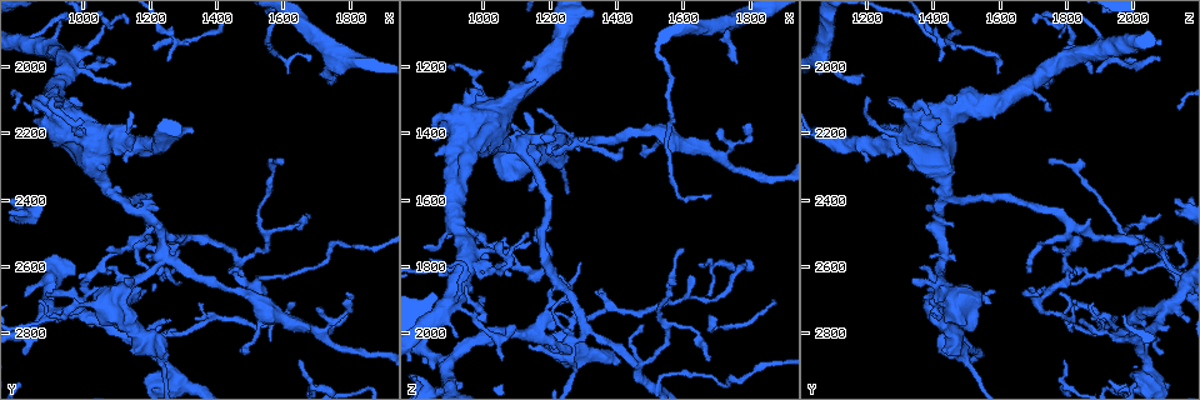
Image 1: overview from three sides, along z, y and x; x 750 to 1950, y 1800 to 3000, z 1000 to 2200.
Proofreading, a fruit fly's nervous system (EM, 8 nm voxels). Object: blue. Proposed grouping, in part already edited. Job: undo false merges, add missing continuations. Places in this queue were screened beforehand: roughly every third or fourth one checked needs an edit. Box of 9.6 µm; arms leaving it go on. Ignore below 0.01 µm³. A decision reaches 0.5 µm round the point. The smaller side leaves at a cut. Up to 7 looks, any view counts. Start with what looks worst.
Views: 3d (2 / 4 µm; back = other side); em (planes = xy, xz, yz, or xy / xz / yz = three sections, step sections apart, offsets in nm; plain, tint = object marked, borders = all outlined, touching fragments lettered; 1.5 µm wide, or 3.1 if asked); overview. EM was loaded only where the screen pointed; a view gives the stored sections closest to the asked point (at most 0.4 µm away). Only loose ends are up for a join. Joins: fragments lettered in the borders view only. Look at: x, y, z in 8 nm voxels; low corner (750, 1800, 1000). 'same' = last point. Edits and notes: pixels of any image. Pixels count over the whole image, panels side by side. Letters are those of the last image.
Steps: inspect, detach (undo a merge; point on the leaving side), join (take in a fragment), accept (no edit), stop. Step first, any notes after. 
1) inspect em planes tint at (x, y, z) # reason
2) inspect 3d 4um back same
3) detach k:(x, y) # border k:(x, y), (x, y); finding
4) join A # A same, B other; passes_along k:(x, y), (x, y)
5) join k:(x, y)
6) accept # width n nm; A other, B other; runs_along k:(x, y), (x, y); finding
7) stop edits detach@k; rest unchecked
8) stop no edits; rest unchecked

inspect 3d 4um at (1230, 2430, 1380) # free end

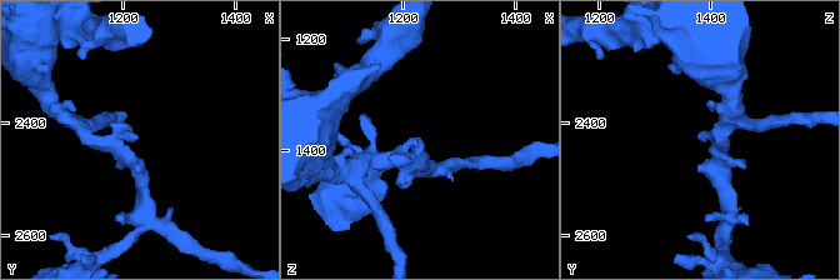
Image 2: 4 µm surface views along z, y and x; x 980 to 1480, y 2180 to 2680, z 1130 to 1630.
inspect em xz step 4 tint at (1225, 2425, 1380) # arm_widths 220, 220 nm; need the tissue

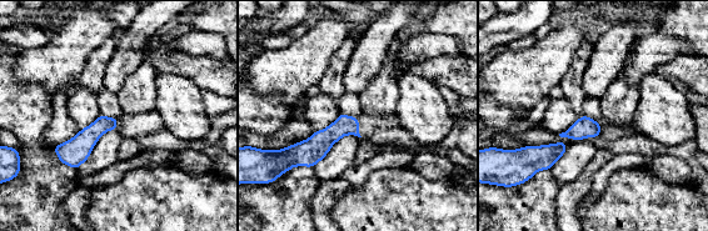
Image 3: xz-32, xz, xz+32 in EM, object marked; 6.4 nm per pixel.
inspect em xy step 4 borders same # another direction

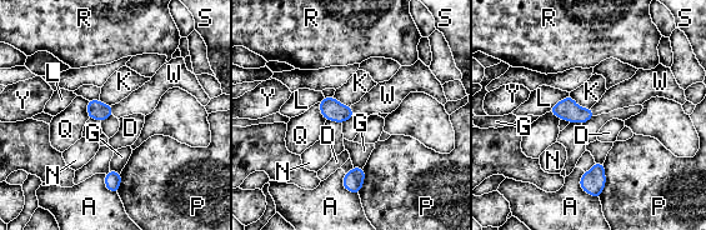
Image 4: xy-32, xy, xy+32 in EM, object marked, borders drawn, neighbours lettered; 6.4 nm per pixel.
join 4:(144, 100) # A other, D other, G other, K other, L other, N other, P other, Q other, R other, S other, W same, Y other; passes_along 4:(98, 110), (111, 110), (144, 100); the neuron continues

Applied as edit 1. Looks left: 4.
inspect overview # redraw

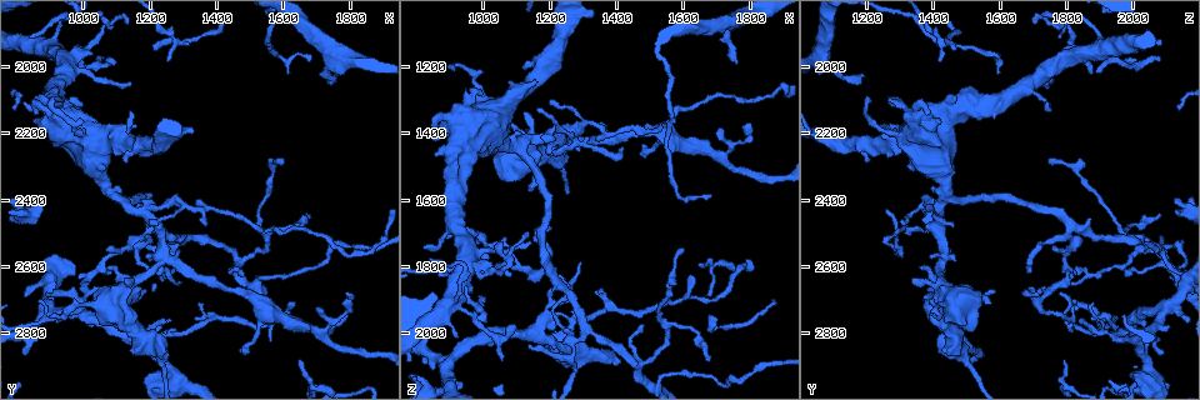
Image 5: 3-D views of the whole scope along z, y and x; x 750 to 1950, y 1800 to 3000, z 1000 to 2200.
inspect 3d 4um at (1540, 2490, 1360) # long arm stops here

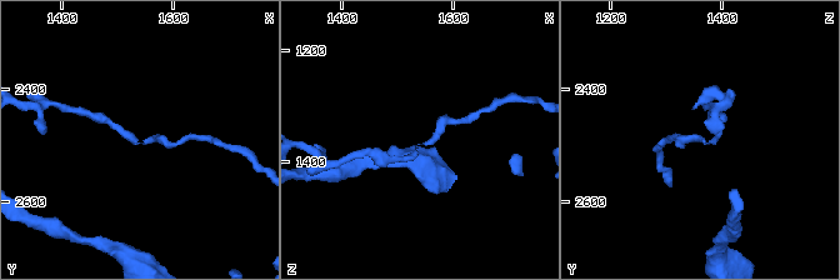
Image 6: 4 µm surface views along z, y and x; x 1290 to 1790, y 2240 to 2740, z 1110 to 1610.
inspect em planes borders at (1540, 2490, 1370) # now the EM

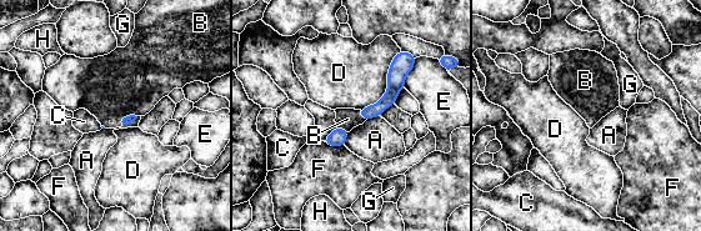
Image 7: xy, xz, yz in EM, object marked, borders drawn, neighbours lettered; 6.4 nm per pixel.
accept # width 60 nm; A other, B other, C other, D other, E other, F other, G other, H other; no lettered fragment goes on from it

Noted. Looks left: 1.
stop edits join@4; rest unchecked

